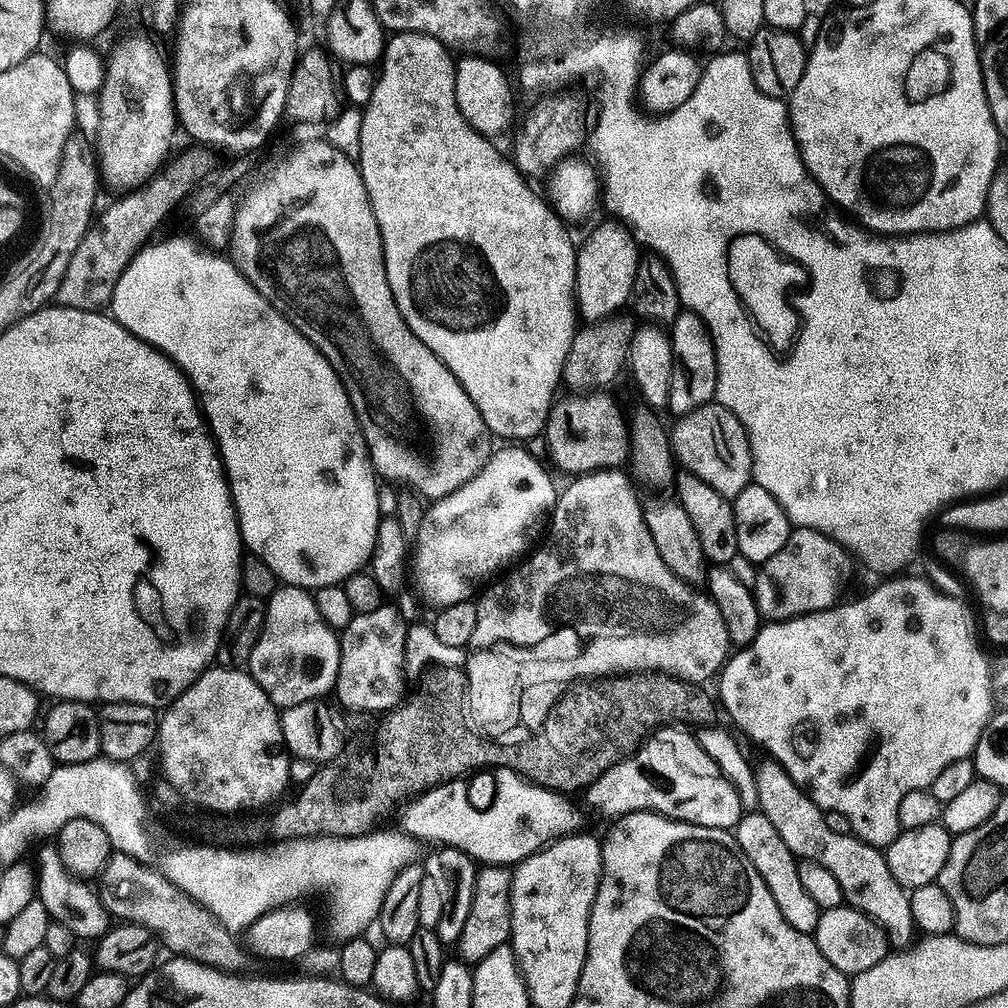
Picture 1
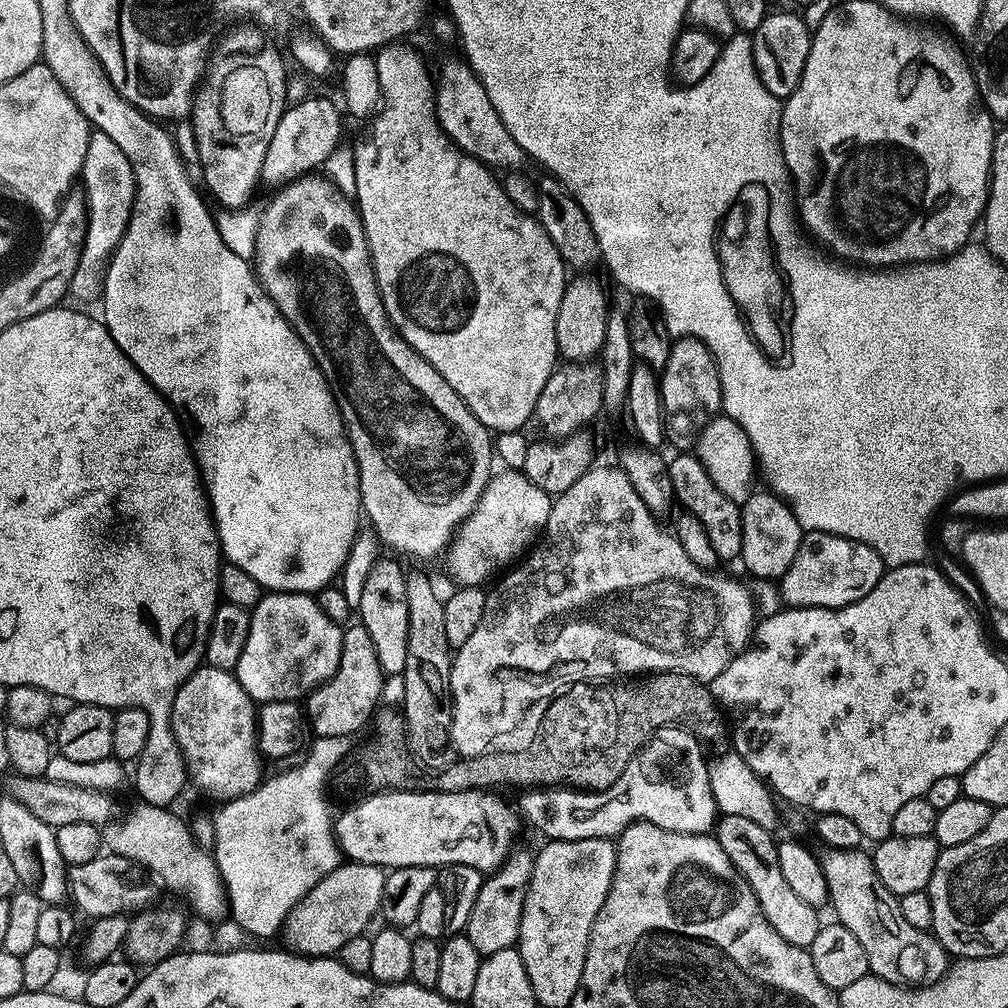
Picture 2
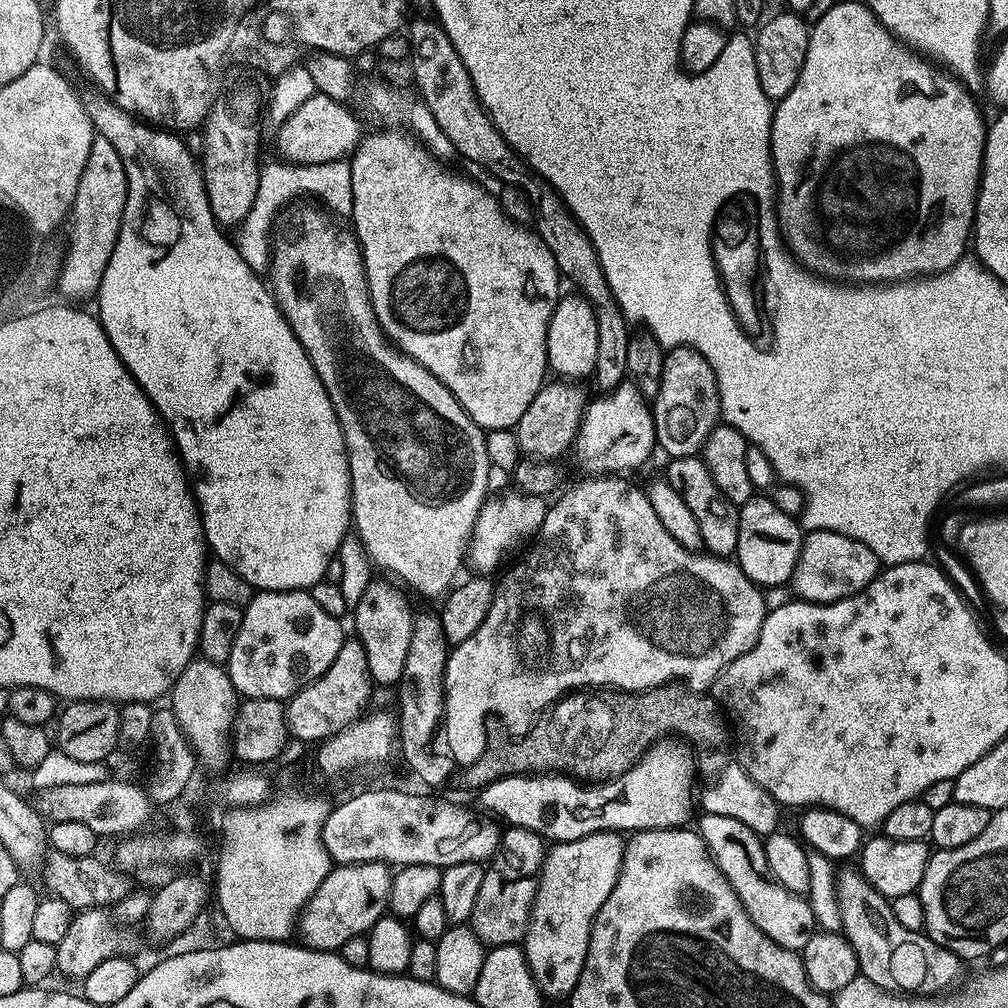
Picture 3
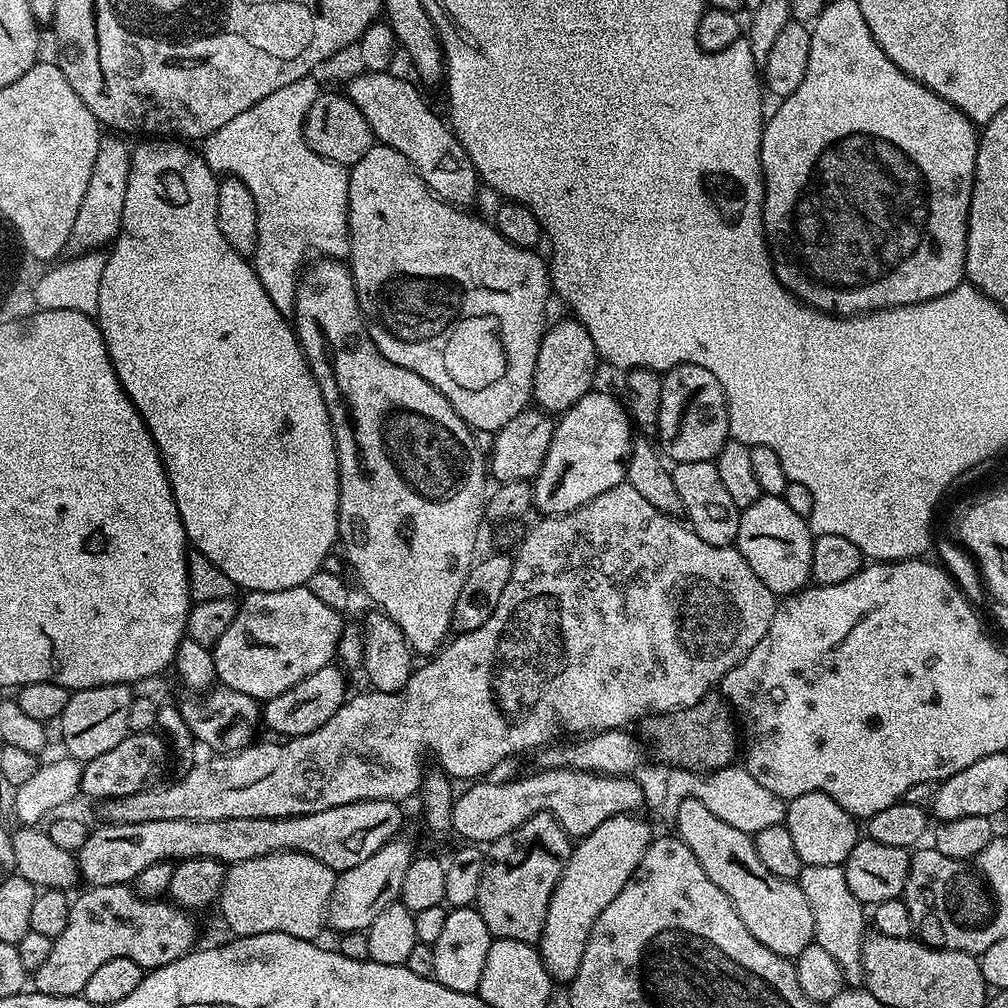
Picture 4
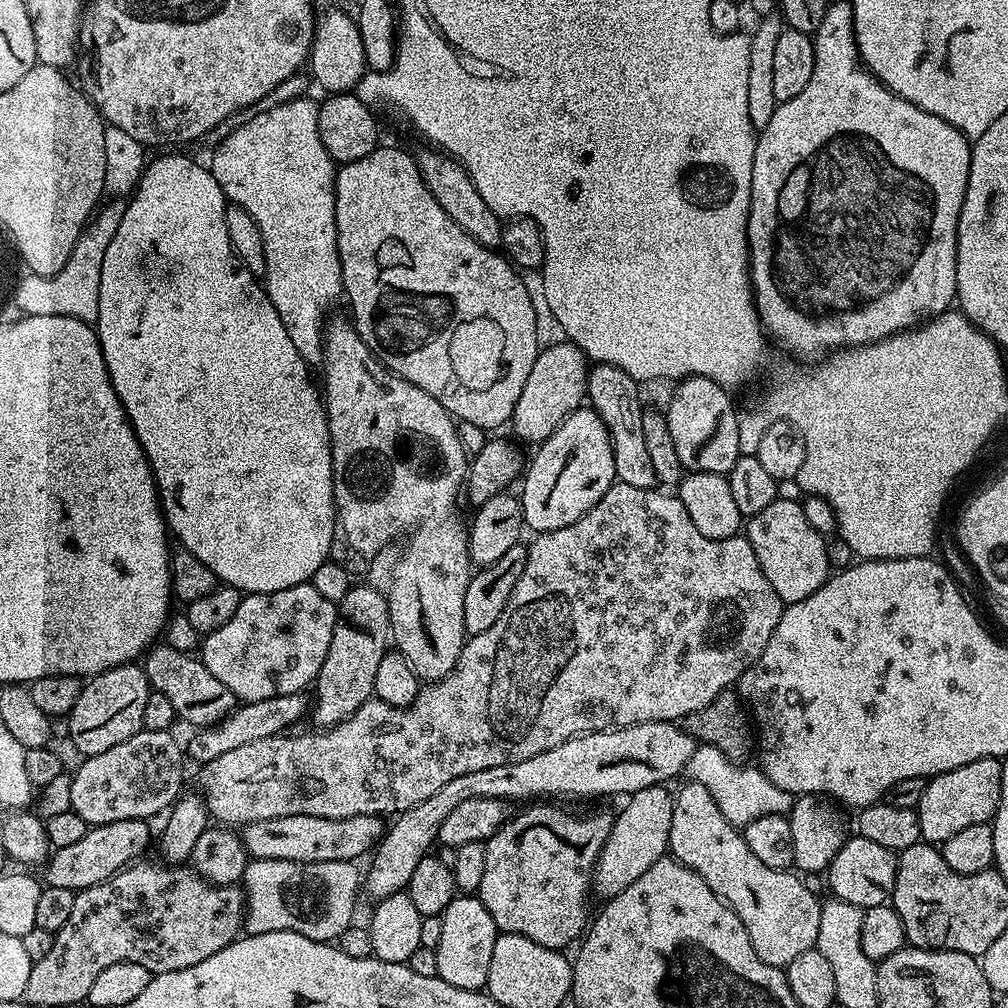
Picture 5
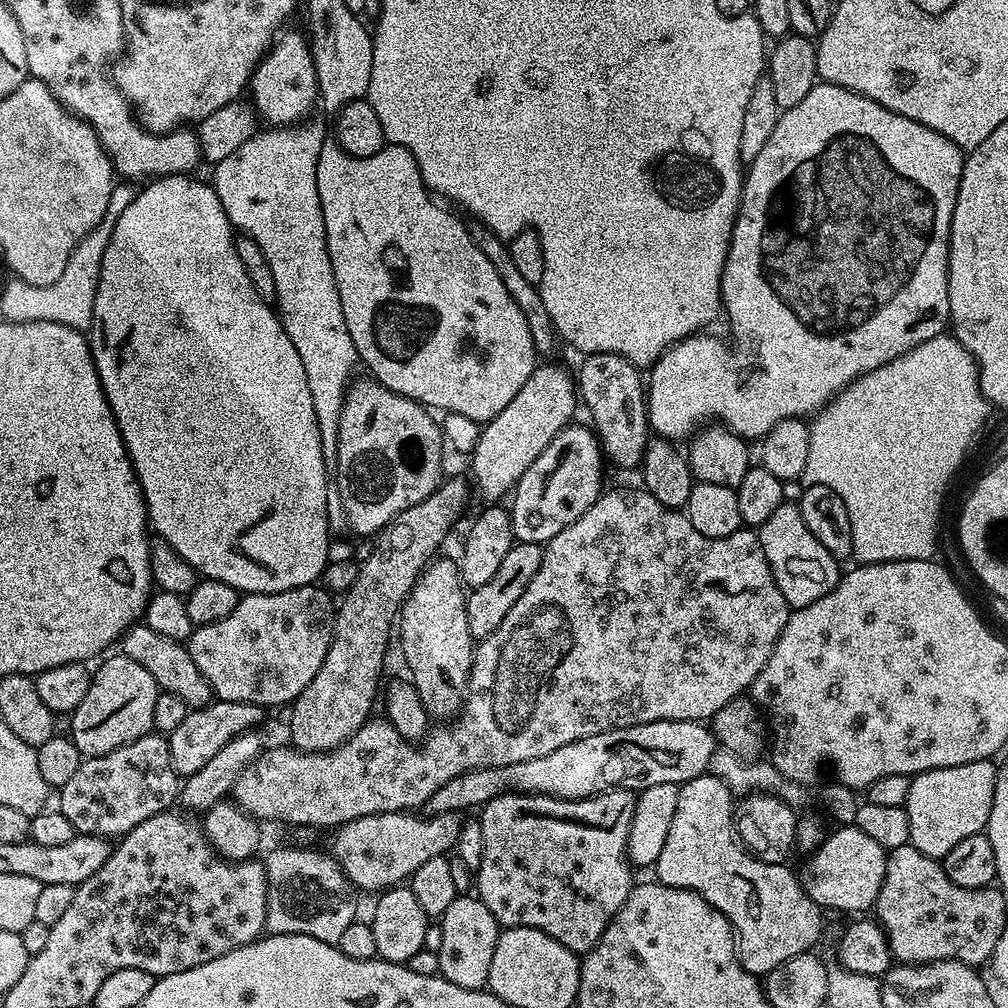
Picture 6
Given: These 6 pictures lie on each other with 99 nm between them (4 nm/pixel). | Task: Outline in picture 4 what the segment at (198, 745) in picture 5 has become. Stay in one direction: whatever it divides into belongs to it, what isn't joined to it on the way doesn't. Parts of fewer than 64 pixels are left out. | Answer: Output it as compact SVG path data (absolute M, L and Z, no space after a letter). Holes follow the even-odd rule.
M335 663L327 664L322 666L322 670L314 670L314 674L310 674L310 678L302 678L302 682L290 686L290 690L263 701L263 727L277 732L280 735L277 737L291 738L310 734L314 730L326 726L326 722L330 722L330 718L334 718L334 714L338 714L338 710L344 705L345 699L349 695L344 675L346 672L343 667L337 666Z

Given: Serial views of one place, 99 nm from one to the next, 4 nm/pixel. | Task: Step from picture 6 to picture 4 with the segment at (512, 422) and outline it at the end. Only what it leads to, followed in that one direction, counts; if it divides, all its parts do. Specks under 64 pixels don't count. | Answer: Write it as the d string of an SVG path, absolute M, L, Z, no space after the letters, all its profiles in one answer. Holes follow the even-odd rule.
M567 319L558 321L553 328L551 325L545 331L532 379L532 400L540 403L537 405L549 414L567 412L570 406L578 402L578 398L594 388L592 379L596 376L596 364L598 365L594 338L590 338L586 326L582 326L579 320Z

